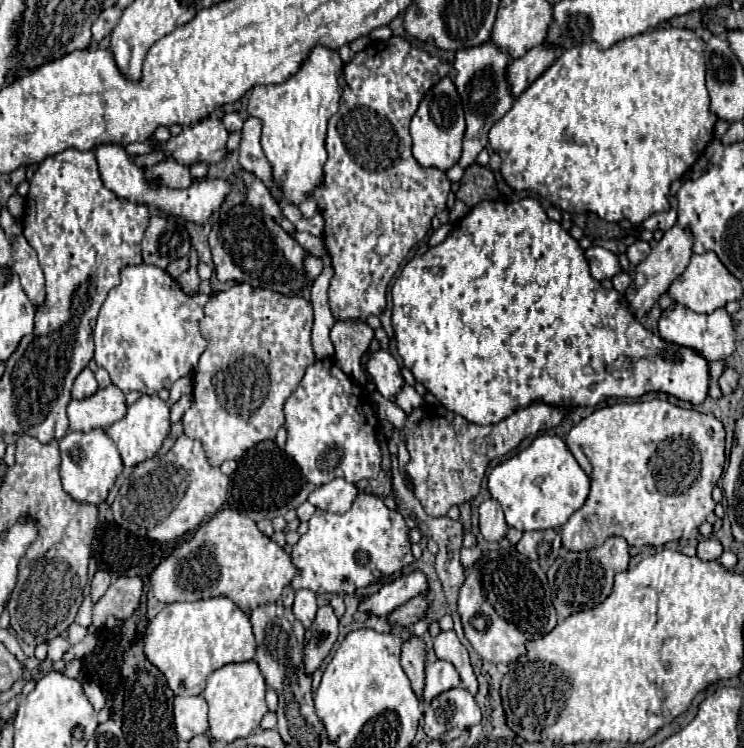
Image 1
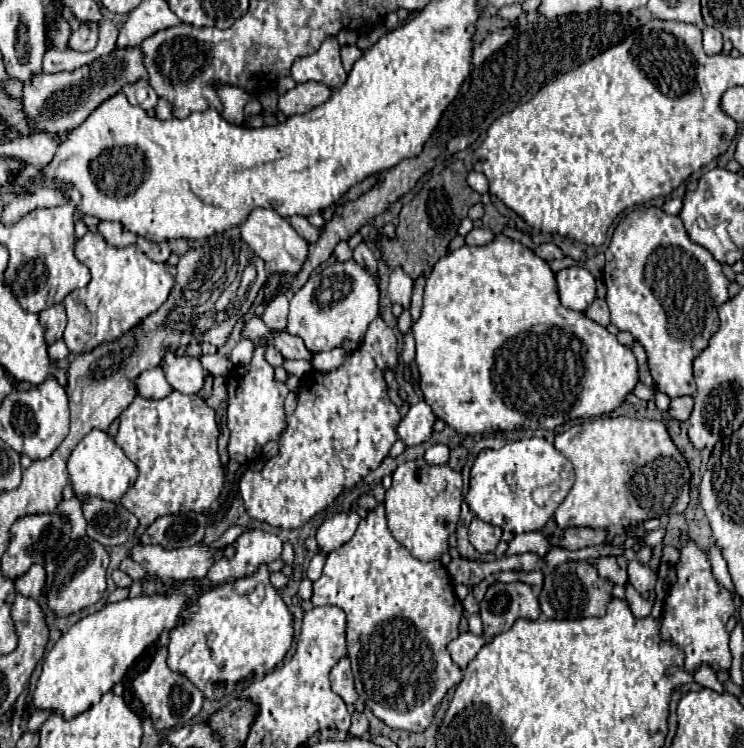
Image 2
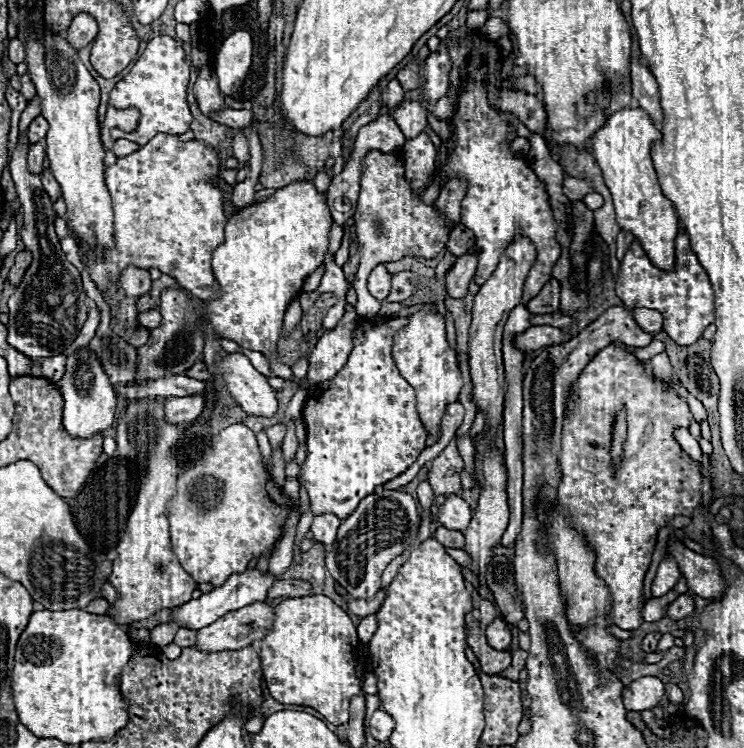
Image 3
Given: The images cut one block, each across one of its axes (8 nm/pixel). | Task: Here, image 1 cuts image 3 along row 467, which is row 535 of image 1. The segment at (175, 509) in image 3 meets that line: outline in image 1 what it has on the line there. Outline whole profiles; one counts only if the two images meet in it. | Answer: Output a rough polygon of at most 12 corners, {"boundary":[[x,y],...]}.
{"boundary":[[222,510],[152,572],[166,604],[228,596],[248,614],[296,568]]}

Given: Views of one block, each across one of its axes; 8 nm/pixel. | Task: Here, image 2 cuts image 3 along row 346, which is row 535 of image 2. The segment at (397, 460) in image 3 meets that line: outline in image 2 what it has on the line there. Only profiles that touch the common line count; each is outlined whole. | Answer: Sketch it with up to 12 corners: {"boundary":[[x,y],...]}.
{"boundary":[[384,504],[328,554],[312,604],[346,612],[356,692],[424,732],[462,680],[464,608]]}

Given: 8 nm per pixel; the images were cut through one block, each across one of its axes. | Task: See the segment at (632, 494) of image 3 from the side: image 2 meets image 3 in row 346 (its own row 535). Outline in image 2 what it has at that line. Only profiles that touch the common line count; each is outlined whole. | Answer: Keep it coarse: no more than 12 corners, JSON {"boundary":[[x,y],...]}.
{"boundary":[[592,418],[558,434],[560,528],[606,542],[690,502],[664,422]]}

